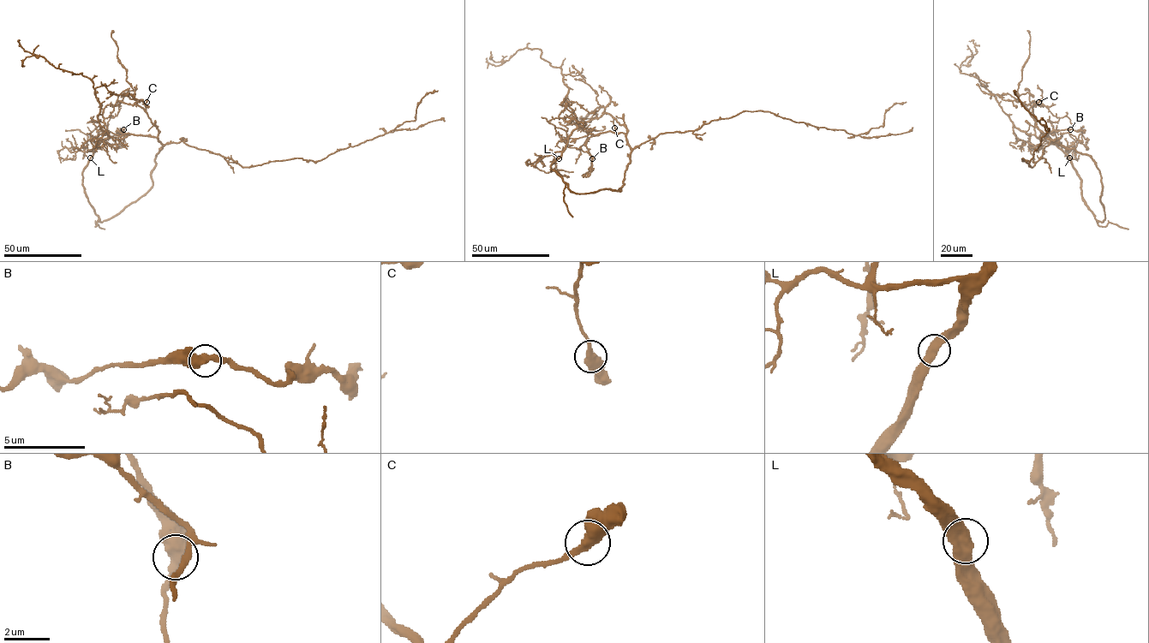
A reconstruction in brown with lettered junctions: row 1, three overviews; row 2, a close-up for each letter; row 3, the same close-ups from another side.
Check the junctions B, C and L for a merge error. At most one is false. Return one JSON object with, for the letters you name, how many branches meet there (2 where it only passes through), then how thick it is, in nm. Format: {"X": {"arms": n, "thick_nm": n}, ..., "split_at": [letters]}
{"split_at": []}

